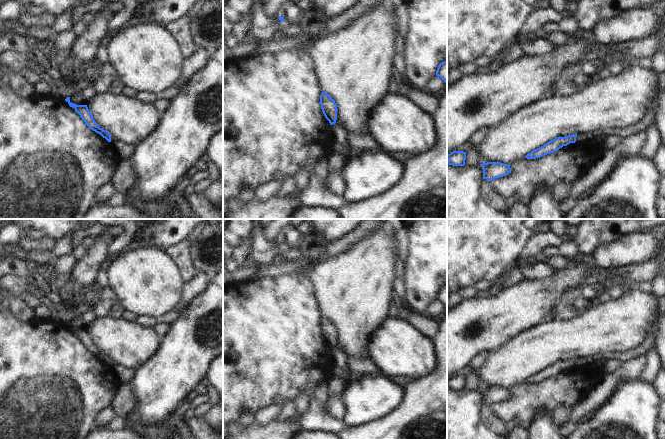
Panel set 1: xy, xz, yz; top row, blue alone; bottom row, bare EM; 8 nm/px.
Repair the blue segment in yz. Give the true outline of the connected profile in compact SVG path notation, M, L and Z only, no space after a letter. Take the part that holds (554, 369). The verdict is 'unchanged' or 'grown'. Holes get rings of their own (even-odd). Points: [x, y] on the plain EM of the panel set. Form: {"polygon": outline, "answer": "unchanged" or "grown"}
{"polygon": "M593 355L589 356L581 356L576 357L572 359L568 359L565 361L557 361L548 367L544 368L543 370L532 374L530 377L528 377L525 381L527 383L535 383L540 382L542 380L545 380L547 378L553 377L558 375L563 370L567 370L570 367L575 366L584 366L584 367L590 367L593 366L593 363L595 361L595 358Z", "answer": "grown"}

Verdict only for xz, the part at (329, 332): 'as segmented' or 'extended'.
extended

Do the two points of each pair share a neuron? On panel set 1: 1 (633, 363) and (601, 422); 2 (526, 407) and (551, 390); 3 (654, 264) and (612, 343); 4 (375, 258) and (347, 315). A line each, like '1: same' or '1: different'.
1: different
2: same
3: different
4: same

